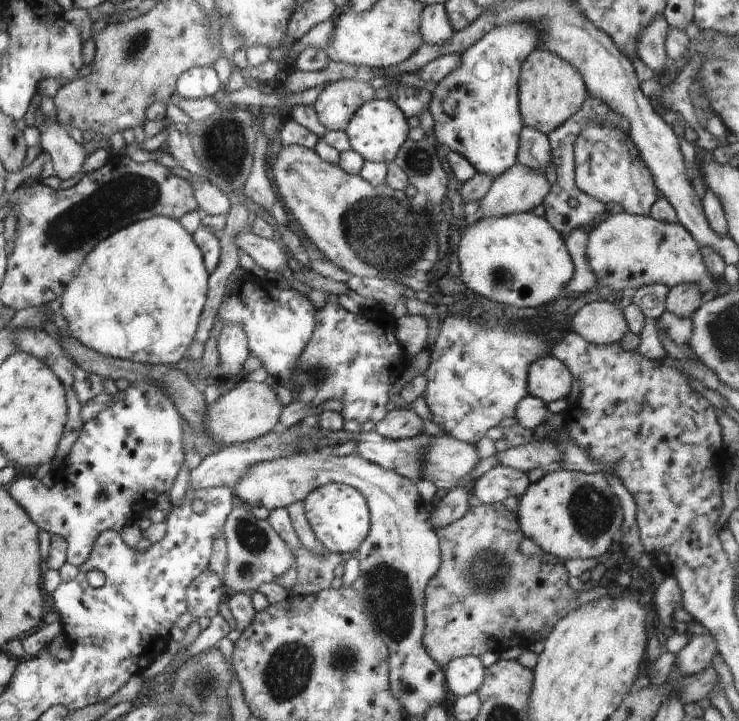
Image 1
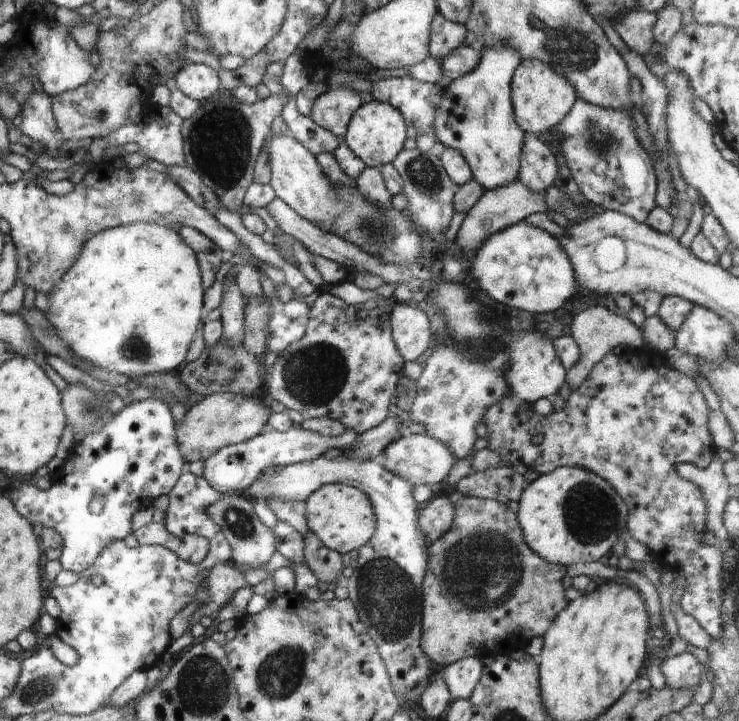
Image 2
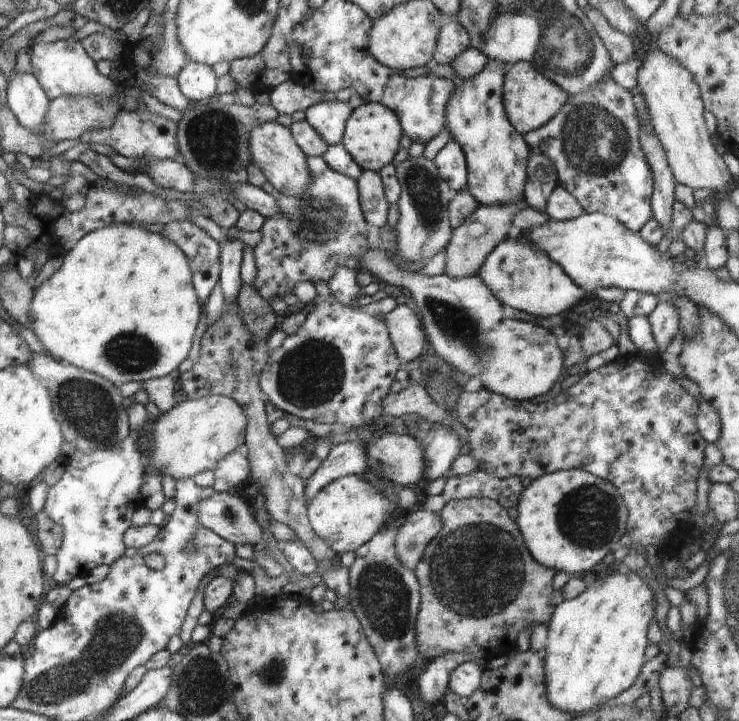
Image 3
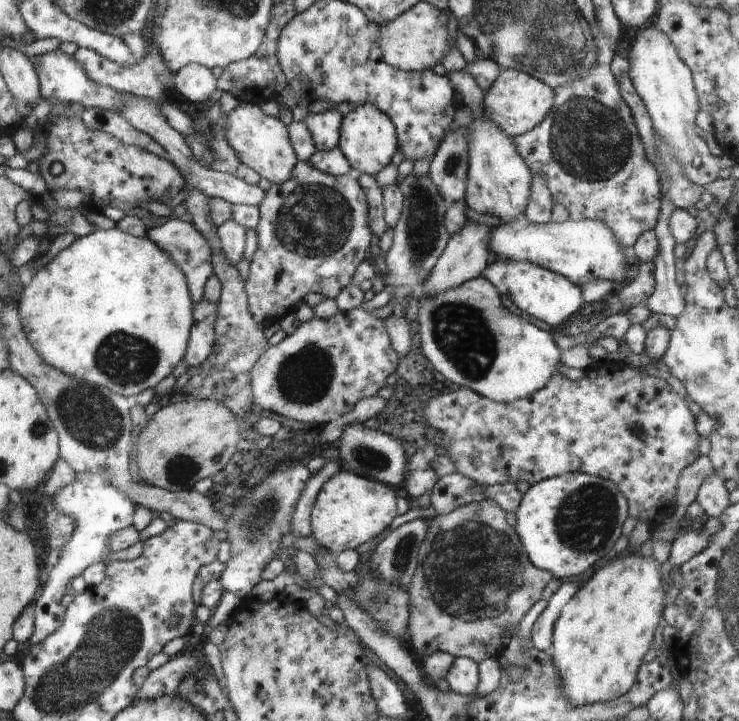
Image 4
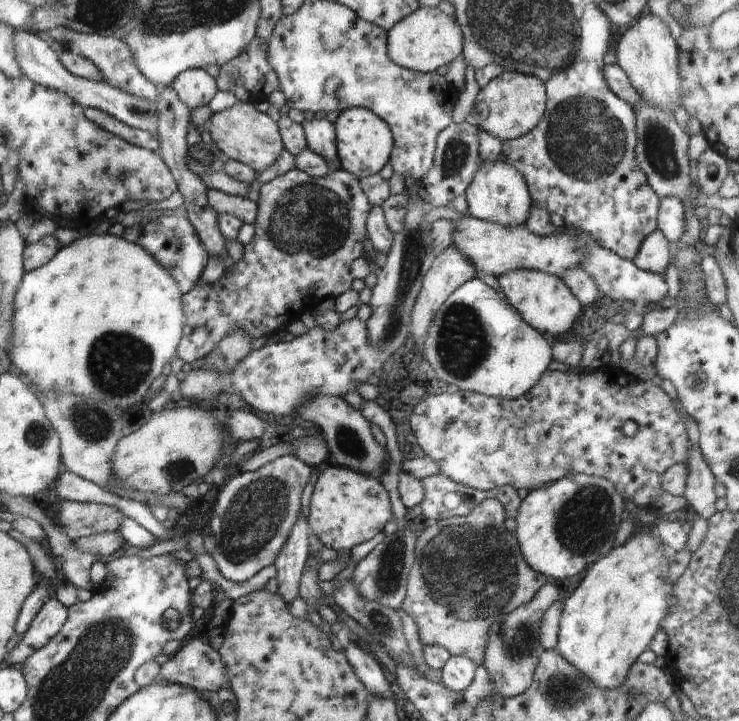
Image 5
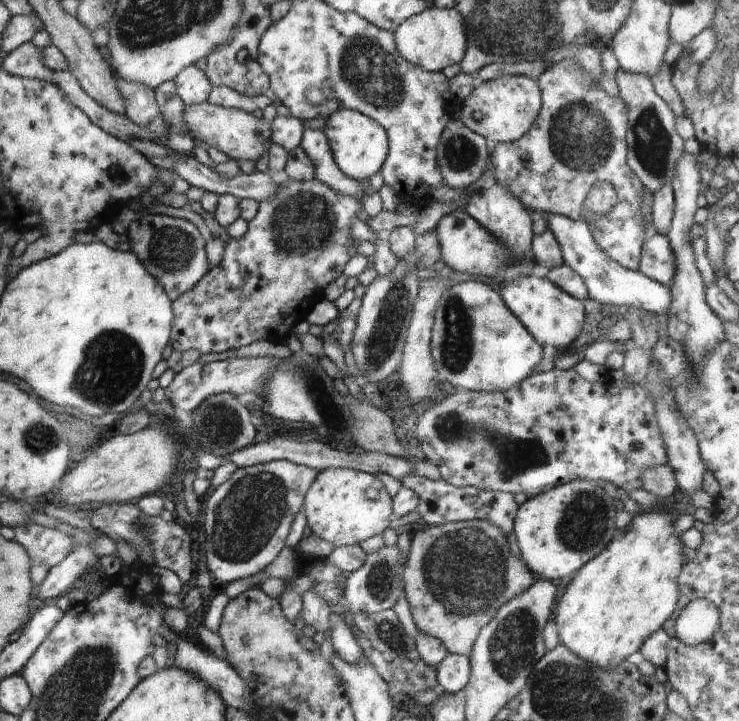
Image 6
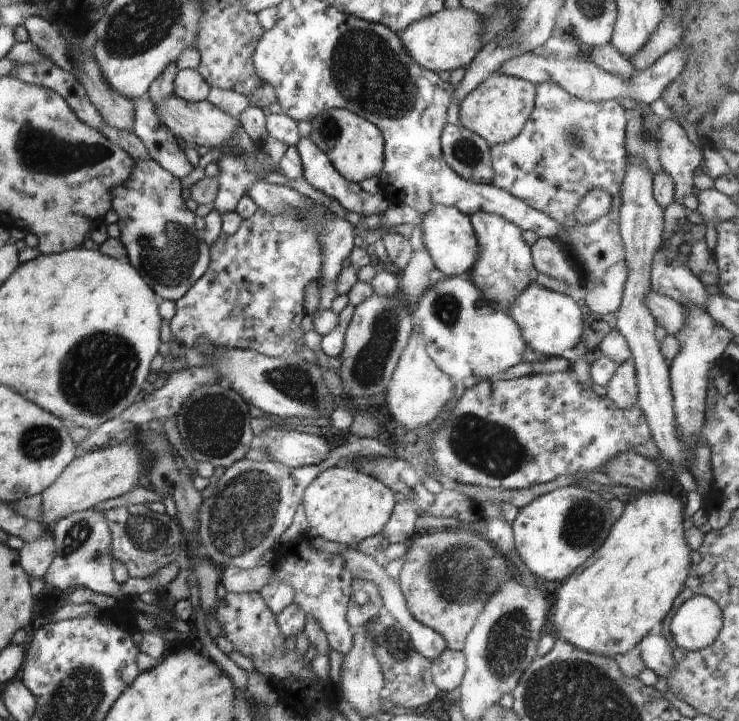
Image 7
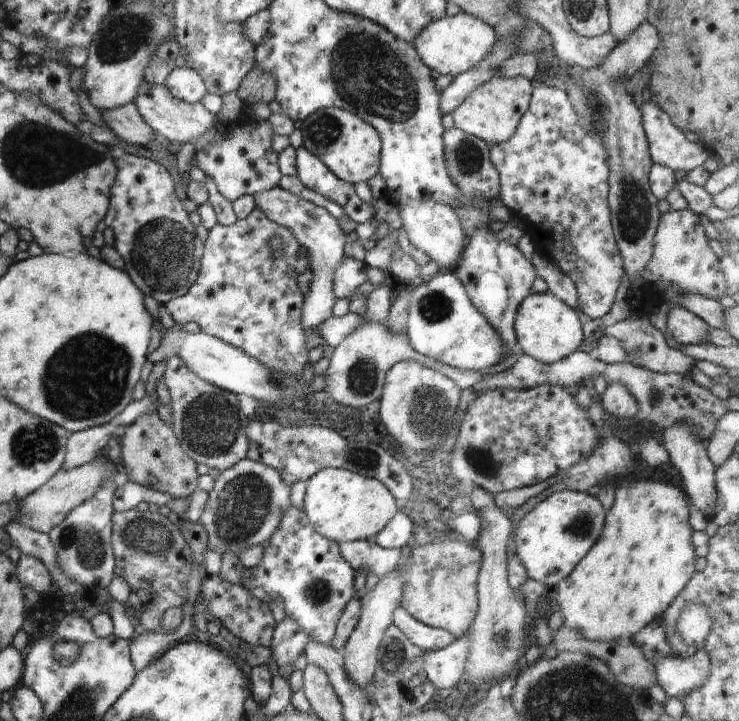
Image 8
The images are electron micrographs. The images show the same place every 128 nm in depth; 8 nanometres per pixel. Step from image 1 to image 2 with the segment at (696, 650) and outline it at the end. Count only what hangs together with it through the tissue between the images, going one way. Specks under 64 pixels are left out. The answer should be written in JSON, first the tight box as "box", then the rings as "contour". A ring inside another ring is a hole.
{"box":[660,653,702,689],"contour":[[[682,653],[660,660],[660,668],[666,685],[673,689],[694,689],[702,681],[702,668],[698,658],[691,653]]]}

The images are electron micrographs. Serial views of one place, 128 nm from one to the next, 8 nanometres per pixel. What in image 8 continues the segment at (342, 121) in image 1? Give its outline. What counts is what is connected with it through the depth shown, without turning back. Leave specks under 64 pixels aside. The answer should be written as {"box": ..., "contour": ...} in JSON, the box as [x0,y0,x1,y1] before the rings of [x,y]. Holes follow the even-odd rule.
{"box":[295,147,374,225],"contour":[[[299,147],[295,151],[297,177],[306,188],[336,202],[347,217],[358,225],[374,218],[373,203],[364,203],[354,190],[354,184],[336,178],[306,147]]]}

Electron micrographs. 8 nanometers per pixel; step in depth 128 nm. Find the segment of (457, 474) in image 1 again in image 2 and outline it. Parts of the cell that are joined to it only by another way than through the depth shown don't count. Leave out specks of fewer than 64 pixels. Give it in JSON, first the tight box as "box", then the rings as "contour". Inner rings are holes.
{"box":[379,428,456,489],"contour":[[[405,428],[400,434],[383,450],[379,459],[386,470],[392,471],[396,476],[410,482],[411,485],[431,484],[435,489],[441,483],[446,482],[448,472],[456,463],[448,447],[436,438],[432,438],[427,432],[417,435]]]}

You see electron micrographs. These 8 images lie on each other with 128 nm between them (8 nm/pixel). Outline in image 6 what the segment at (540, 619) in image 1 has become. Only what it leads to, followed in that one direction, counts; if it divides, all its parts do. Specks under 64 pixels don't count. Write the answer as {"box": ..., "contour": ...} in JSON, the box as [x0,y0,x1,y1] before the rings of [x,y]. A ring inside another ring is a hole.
{"box":[401,519,537,658],"contour":[[[480,519],[431,525],[426,530],[411,534],[410,553],[401,574],[405,586],[404,592],[417,629],[438,638],[447,648],[448,653],[456,653],[468,658],[480,629],[494,618],[499,606],[526,590],[537,580],[537,576],[522,559],[512,556],[507,536],[496,525]]]}

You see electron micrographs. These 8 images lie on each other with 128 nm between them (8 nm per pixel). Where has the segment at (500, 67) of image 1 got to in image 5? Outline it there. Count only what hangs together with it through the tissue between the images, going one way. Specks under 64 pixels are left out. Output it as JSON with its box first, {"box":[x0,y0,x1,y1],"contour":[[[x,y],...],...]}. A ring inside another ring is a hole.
{"box":[464,158,532,227],"contour":[[[501,158],[495,162],[481,162],[480,170],[466,189],[464,197],[468,204],[467,214],[505,227],[518,227],[526,224],[532,206],[524,177],[521,176],[520,171],[506,164]]]}

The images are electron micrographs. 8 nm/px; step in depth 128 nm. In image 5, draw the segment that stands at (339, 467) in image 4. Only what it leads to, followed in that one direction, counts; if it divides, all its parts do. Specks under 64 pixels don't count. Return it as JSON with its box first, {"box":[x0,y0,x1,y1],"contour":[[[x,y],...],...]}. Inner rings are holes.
{"box":[276,516,310,604],"contour":[[[299,516],[291,528],[288,540],[276,557],[277,592],[290,604],[299,595],[299,586],[308,560],[308,536],[310,534],[307,519]]]}

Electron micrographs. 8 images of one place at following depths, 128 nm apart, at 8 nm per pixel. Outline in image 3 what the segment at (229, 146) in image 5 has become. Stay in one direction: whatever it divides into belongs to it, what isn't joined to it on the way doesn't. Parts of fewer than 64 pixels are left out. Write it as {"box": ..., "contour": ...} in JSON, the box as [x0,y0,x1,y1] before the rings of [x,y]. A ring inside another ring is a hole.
{"box":[248,121,309,197],"contour":[[[268,121],[252,128],[248,135],[249,149],[251,152],[252,166],[258,167],[274,190],[283,195],[300,197],[306,193],[309,183],[306,159],[302,149],[296,144],[288,127],[276,121]]]}

